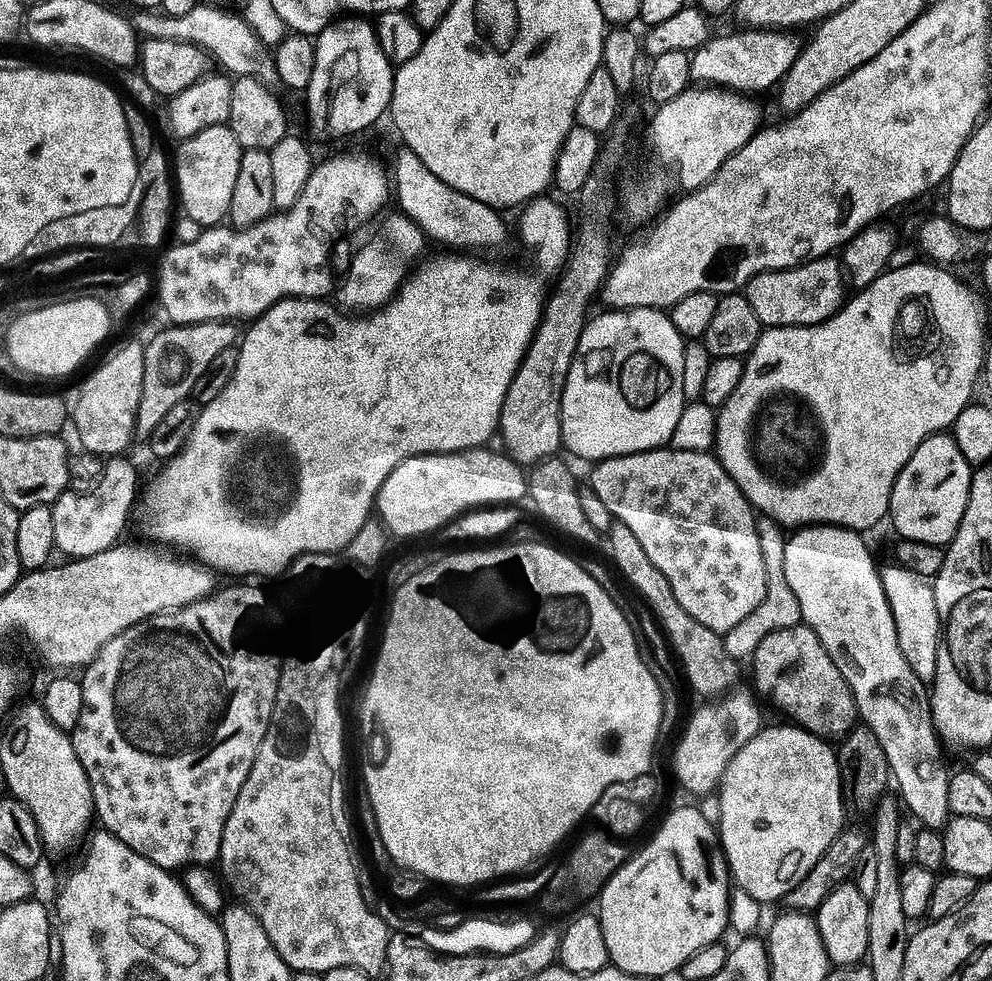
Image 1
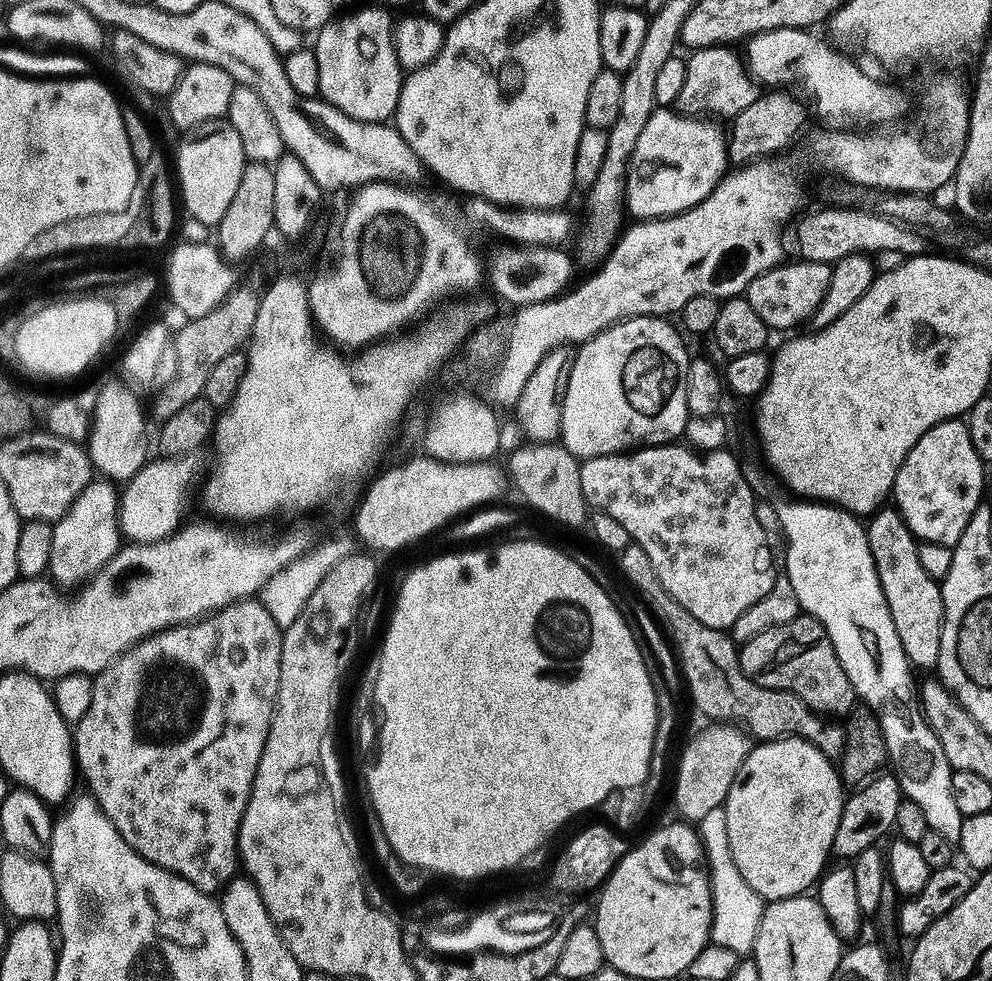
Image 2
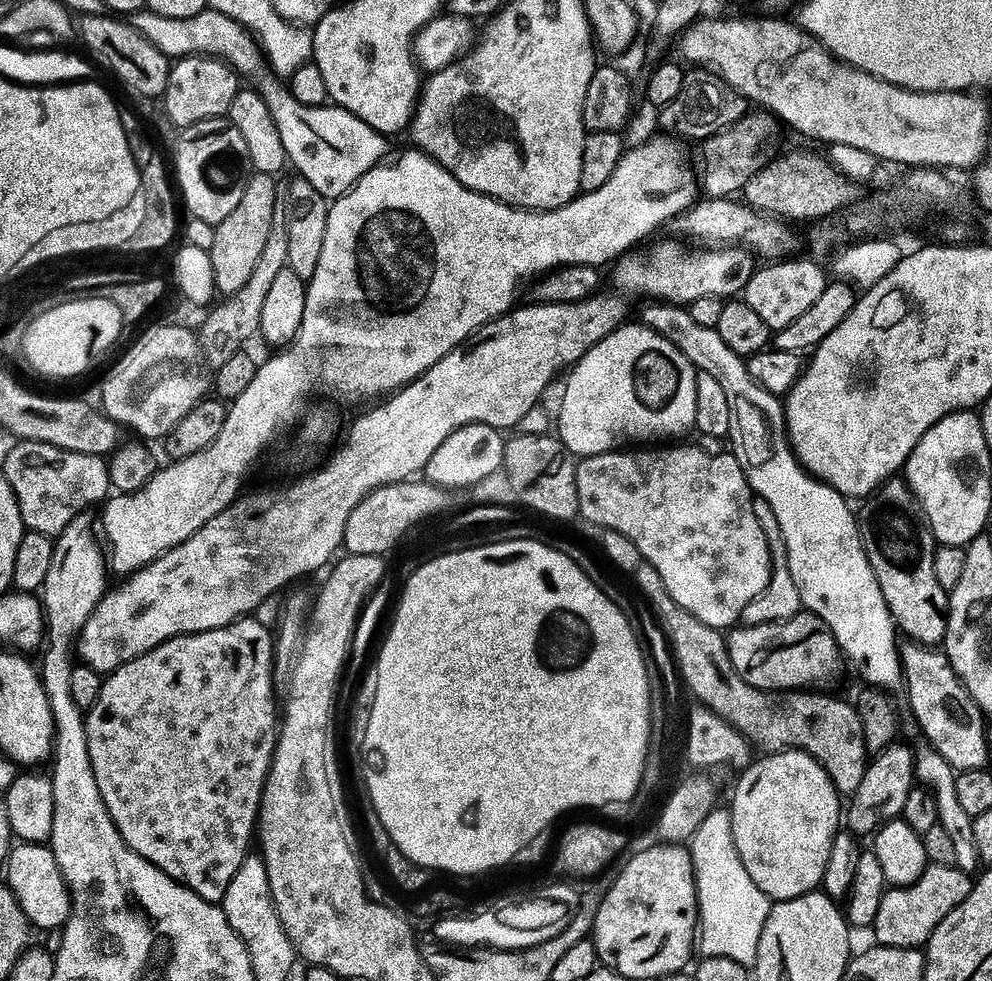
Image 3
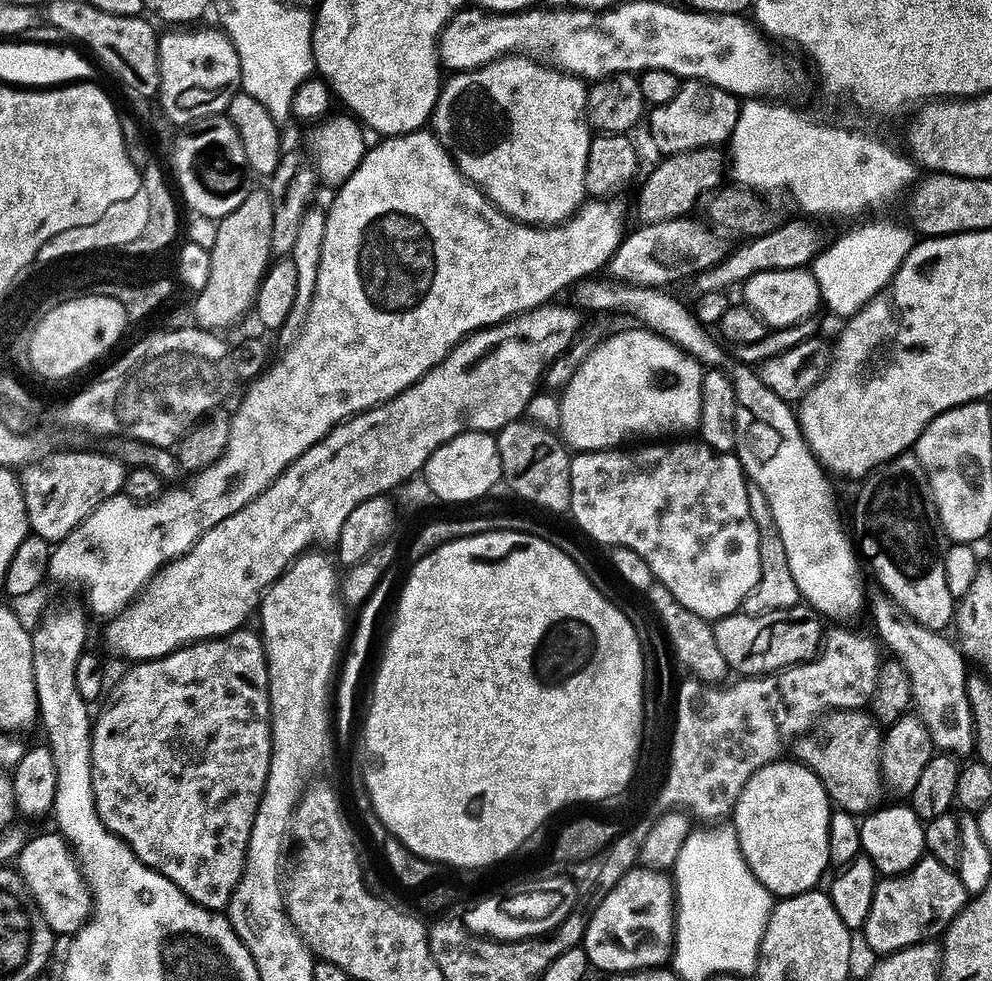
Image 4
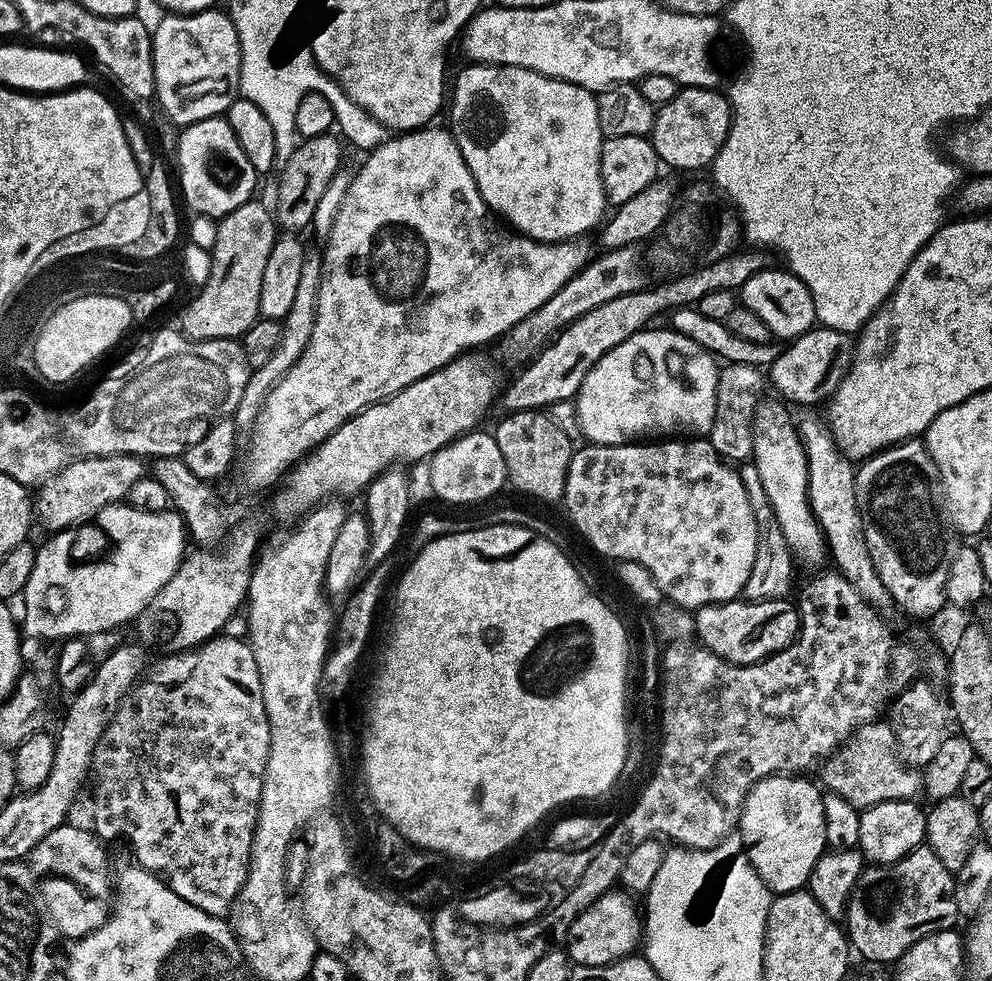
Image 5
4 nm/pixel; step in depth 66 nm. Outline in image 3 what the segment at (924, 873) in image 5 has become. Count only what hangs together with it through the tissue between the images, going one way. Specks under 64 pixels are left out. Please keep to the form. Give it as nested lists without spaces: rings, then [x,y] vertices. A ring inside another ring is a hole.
[[[929,863],[926,874],[905,888],[892,888],[884,893],[882,906],[878,910],[878,918],[874,925],[875,943],[882,948],[918,948],[923,949],[928,939],[970,898],[974,880],[961,868],[938,866]]]

